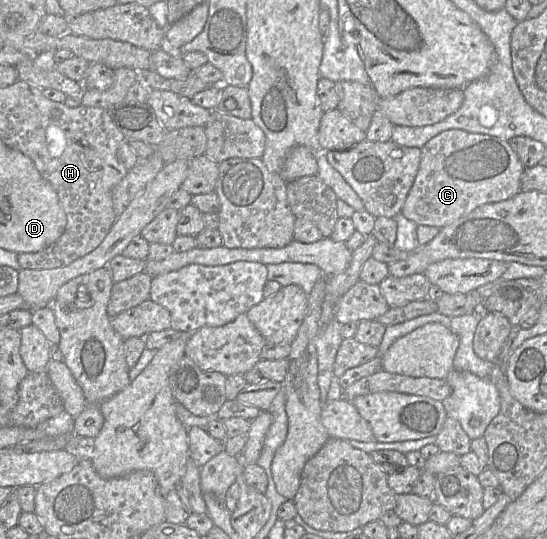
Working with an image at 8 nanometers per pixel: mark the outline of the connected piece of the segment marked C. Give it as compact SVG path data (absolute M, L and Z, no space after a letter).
M461 129L446 130L421 148L419 169L400 213L417 225L443 228L481 205L518 194L525 169L509 141Z

